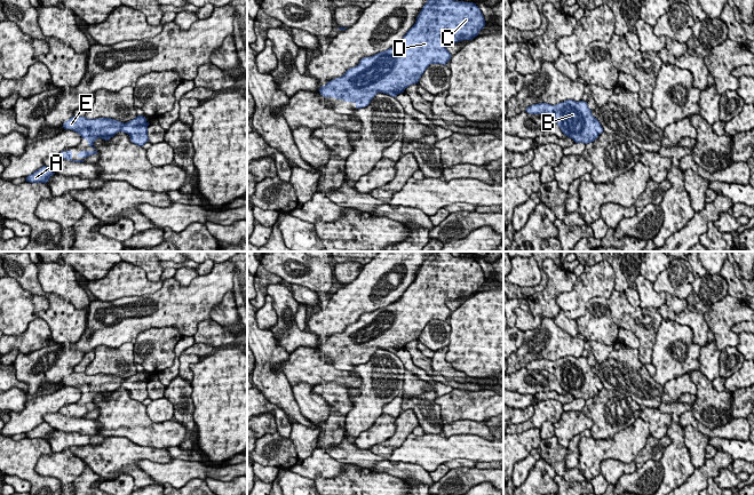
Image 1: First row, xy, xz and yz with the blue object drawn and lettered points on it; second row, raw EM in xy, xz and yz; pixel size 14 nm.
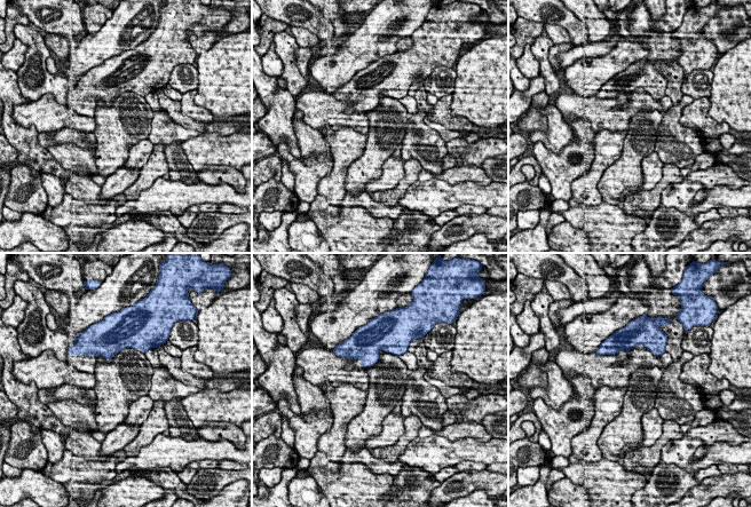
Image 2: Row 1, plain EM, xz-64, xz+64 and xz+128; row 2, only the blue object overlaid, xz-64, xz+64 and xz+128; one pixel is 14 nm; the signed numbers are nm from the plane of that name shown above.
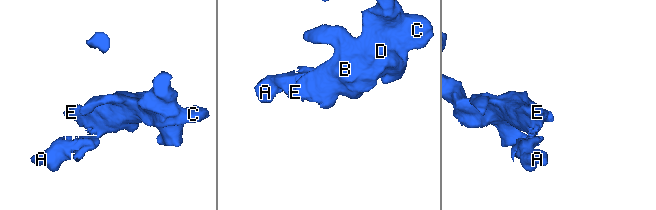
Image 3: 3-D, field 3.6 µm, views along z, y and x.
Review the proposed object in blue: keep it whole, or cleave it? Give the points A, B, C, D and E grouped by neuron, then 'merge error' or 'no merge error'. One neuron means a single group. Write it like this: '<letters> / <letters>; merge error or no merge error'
A B C D E; no merge error

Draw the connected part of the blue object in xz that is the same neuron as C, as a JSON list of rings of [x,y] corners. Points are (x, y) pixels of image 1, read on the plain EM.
[[[432,252],[422,263],[415,280],[406,288],[398,301],[364,313],[355,324],[350,324],[342,333],[328,337],[319,344],[324,353],[334,353],[356,360],[356,365],[367,362],[378,349],[396,353],[398,350],[418,340],[430,320],[443,320],[451,316],[446,305],[449,300],[471,296],[485,282],[484,272],[476,260],[454,257],[450,252]]]

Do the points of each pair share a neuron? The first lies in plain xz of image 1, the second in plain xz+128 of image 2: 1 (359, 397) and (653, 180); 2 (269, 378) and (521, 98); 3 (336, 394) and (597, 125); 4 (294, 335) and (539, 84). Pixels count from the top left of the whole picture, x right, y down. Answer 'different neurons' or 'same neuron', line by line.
1: different neurons
2: different neurons
3: different neurons
4: different neurons

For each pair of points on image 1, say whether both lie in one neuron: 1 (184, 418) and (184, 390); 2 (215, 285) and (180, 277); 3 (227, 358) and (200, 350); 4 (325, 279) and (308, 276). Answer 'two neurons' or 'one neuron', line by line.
1: one neuron
2: two neurons
3: two neurons
4: one neuron

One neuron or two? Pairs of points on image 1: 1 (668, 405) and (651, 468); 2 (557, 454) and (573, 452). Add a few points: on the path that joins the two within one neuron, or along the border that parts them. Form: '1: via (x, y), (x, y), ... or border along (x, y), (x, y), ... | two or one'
1: border along (659, 461), (663, 468), (661, 482) | two
2: border along (566, 448), (565, 466), (568, 469), (577, 468) | two

